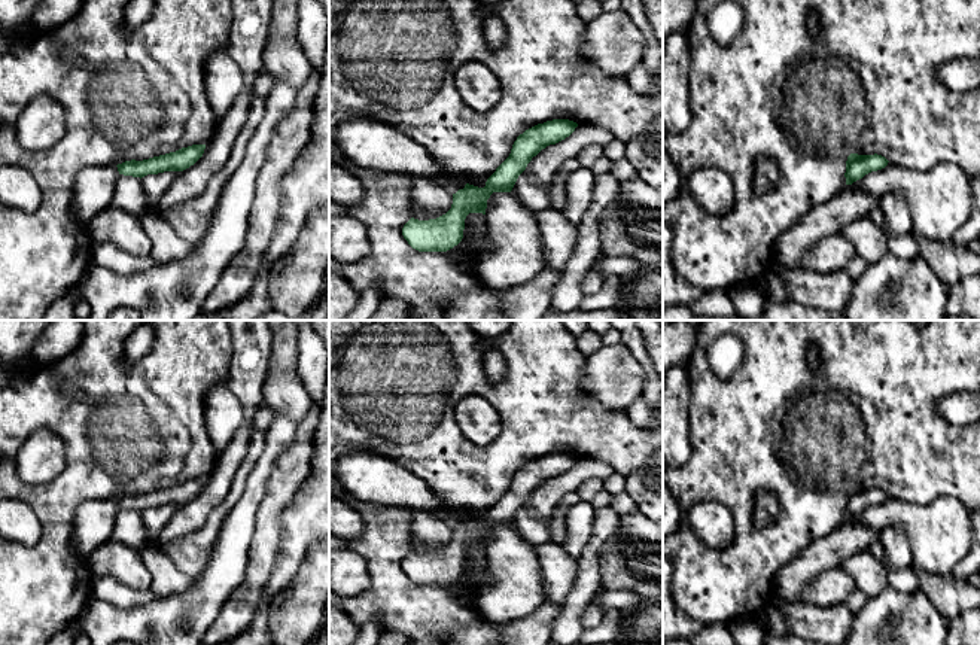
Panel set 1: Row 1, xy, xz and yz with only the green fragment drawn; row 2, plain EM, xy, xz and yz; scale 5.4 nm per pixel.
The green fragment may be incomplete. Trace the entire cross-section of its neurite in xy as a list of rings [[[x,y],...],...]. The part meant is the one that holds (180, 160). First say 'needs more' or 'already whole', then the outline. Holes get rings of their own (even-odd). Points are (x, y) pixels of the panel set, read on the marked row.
needs more | [[[192,144],[176,152],[143,161],[122,164],[95,164],[83,168],[73,185],[73,215],[83,226],[110,206],[115,183],[119,174],[144,177],[164,171],[183,171],[194,165],[204,153],[206,144]]]

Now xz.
needs more | [[[553,119],[538,124],[517,137],[509,156],[487,179],[484,188],[466,183],[453,194],[444,185],[416,179],[413,189],[413,217],[404,225],[402,235],[419,252],[447,252],[463,238],[469,213],[486,215],[493,192],[511,192],[518,176],[542,149],[569,137],[576,122]]]

